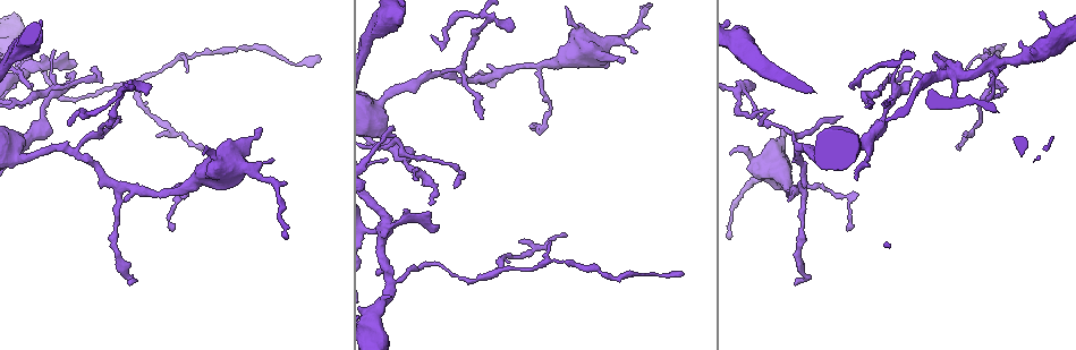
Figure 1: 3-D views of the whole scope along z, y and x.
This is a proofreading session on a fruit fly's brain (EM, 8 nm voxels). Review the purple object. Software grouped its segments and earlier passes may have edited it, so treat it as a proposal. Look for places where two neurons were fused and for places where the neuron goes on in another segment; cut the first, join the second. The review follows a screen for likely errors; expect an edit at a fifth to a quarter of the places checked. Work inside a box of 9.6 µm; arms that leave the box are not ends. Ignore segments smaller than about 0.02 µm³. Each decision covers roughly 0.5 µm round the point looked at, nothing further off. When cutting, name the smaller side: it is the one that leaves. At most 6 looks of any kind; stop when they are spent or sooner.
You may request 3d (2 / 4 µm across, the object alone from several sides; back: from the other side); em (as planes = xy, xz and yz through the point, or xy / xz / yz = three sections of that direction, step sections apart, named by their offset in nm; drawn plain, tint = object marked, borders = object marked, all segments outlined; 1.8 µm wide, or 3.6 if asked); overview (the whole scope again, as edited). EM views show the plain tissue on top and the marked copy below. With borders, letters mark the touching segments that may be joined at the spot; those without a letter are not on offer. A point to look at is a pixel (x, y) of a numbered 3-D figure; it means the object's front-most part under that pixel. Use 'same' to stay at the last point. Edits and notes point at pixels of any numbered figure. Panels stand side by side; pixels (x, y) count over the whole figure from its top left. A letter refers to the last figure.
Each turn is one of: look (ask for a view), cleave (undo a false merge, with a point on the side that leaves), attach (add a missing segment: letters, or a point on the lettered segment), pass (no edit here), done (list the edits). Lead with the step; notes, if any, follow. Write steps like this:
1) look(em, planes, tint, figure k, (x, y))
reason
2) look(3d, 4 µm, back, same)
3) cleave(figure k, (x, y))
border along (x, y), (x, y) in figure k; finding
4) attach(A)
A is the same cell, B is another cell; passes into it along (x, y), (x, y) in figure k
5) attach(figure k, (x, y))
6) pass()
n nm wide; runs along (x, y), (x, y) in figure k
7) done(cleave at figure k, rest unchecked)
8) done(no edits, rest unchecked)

look(em, xy, step 4, borders, figure 1, (67, 78))

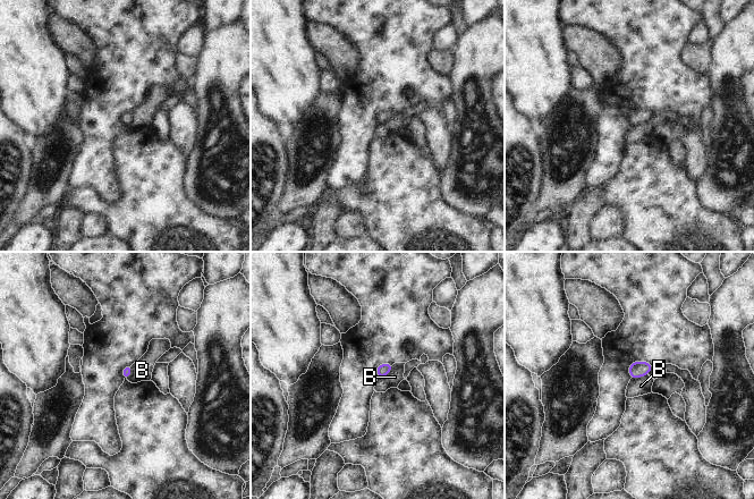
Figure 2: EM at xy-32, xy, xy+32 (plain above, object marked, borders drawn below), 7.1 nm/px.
look(em, planes, borders, same)
cut it another way

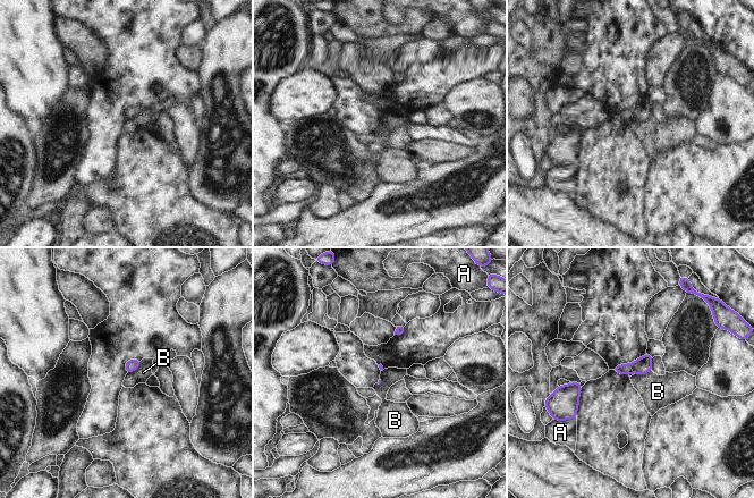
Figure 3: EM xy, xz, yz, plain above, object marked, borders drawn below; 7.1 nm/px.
pass()
A and B are other cells; border along (142, 360), (133, 371), (127, 373) in figure 3; no lettered segment goes on from it

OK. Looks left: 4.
look(em, 3.6 µm, planes, borders, figure 1, (27, 146))
sharp bend

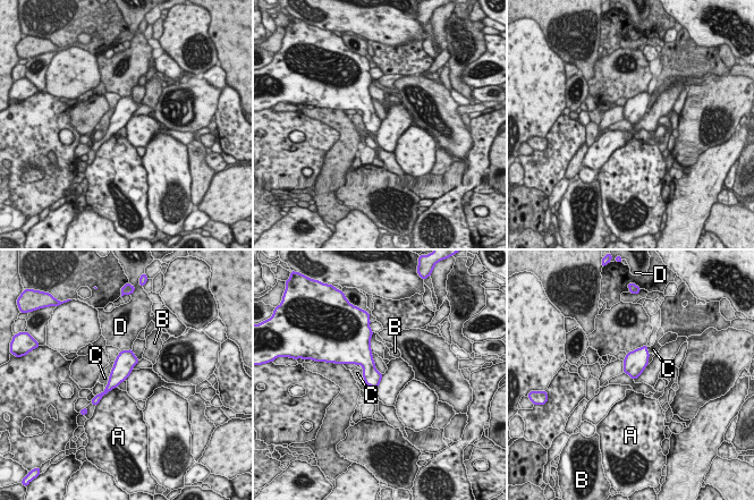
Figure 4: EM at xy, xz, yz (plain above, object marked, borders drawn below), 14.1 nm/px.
pass()
240 nm wide; A, B, C and D are other cells; one neuron here

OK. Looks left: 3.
look(3d, 4 µm, figure 1, (985, 50))
a narrow waist

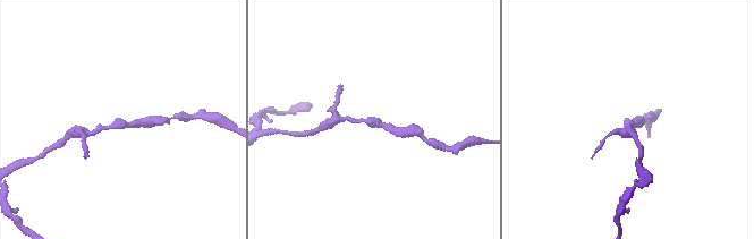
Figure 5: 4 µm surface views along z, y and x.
look(em, xy, step 4, tint, figure 5, (624, 125))
shape alone is not enough

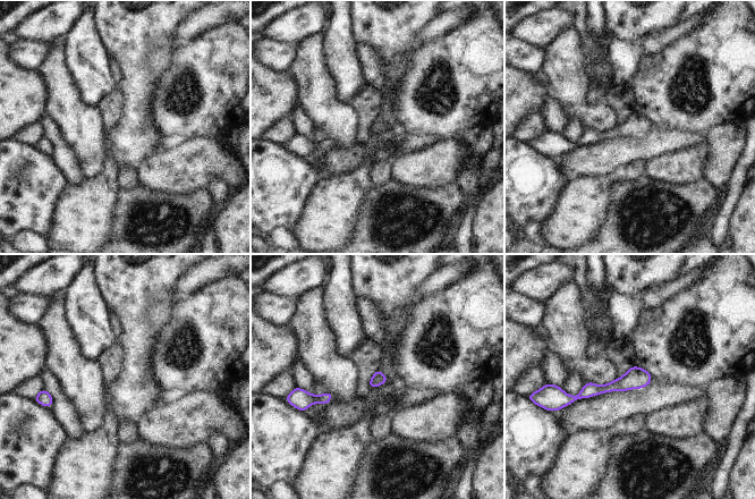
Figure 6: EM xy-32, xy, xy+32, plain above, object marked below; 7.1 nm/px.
look(em, planes, borders, same)
another direction

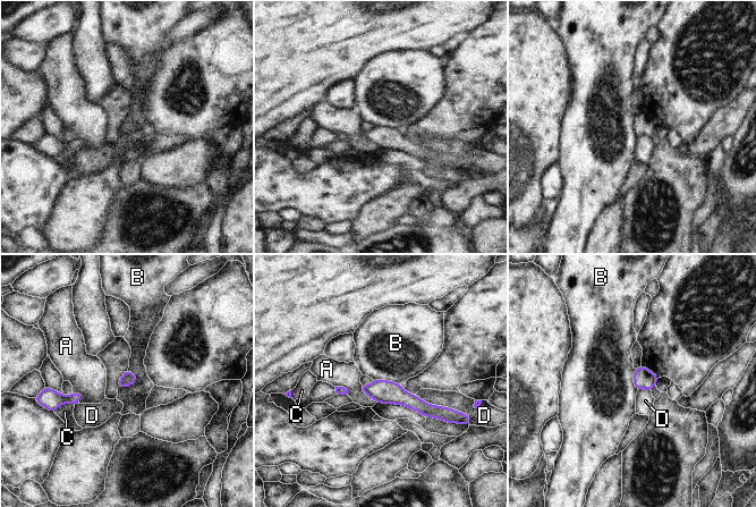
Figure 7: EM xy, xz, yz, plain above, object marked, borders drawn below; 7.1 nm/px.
pass()
90 nm wide; A, B, C and D are other cells; border along (137, 377), (134, 382), (118, 387) in figure 7; all the same neuron

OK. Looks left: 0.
done(no edits, rest unchecked)

